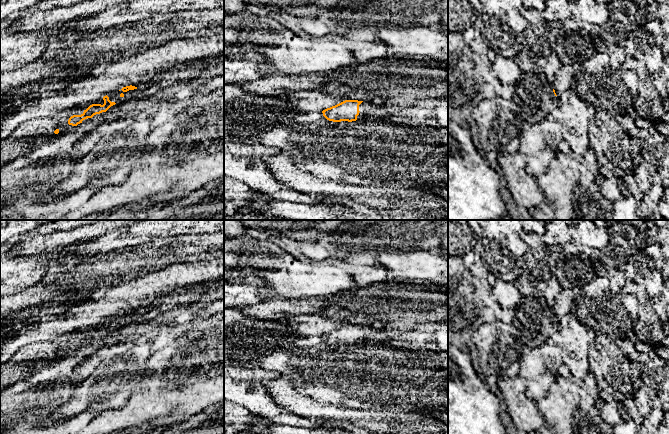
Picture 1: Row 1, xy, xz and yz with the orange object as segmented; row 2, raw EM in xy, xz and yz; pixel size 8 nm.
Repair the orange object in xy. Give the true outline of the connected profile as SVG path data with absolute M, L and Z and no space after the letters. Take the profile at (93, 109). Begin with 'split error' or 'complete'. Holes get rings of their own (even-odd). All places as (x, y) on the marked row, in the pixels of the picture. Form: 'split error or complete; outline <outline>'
complete; outline M106 95L103 97L104 104L92 104L90 105L81 115L73 115L69 118L68 124L72 126L77 126L82 123L83 120L87 118L92 118L96 114L106 112L111 106L115 105L115 102L111 102L109 97Z

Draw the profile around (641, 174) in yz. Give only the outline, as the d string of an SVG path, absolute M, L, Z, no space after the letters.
M649 162L639 165L633 175L642 192L648 192L651 186L660 180L657 168L650 165Z

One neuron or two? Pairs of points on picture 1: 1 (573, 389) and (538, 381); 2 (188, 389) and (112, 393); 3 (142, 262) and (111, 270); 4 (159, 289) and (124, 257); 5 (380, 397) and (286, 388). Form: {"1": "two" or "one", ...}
{"1": "two", "2": "two", "3": "one", "4": "two", "5": "two"}

